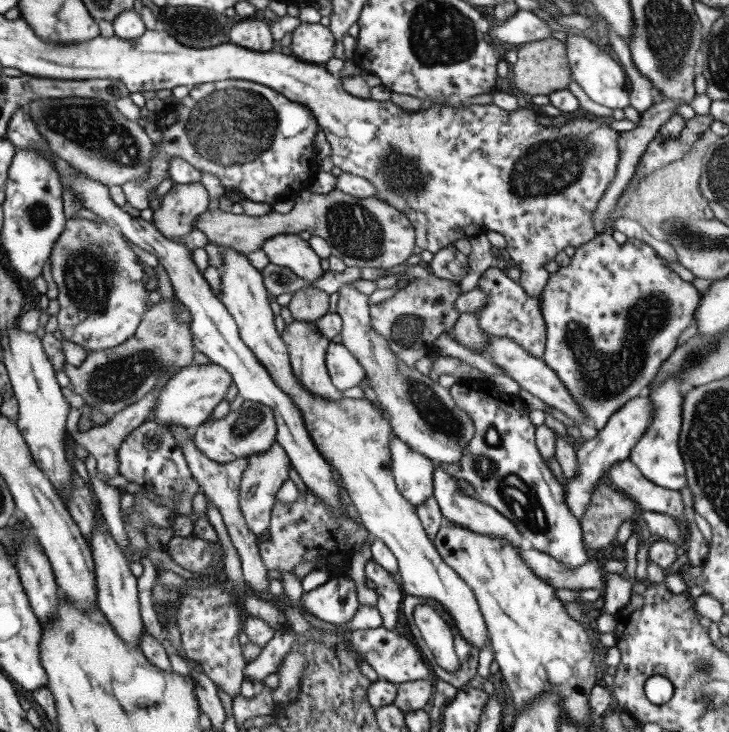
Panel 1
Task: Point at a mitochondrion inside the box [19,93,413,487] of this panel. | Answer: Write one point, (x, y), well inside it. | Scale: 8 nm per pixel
(92, 128)

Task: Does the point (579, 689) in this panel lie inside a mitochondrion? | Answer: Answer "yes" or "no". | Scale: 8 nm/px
no

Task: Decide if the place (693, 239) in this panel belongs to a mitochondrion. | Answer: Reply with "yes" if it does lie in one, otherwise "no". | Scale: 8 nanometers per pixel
yes

